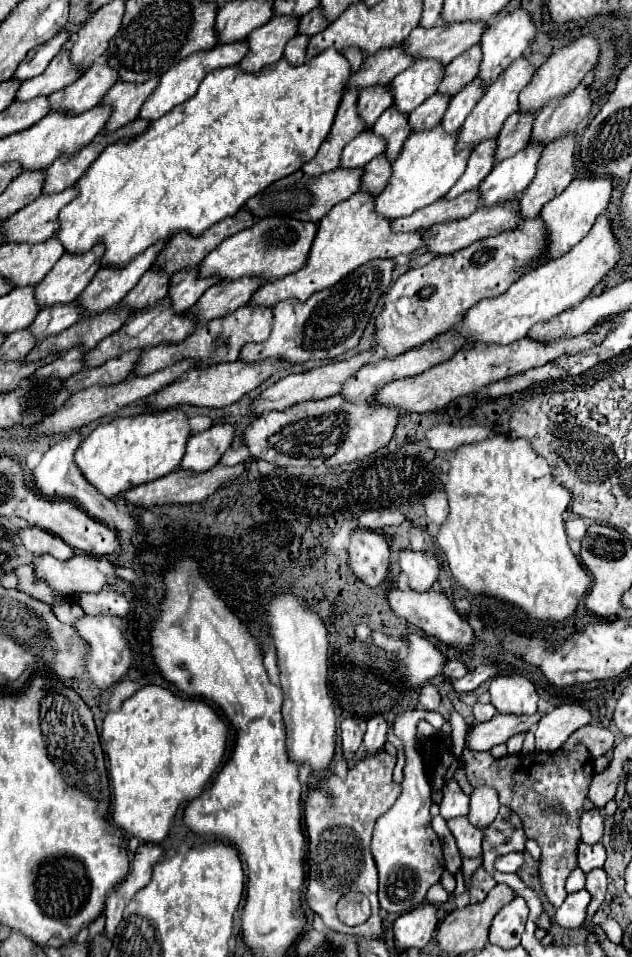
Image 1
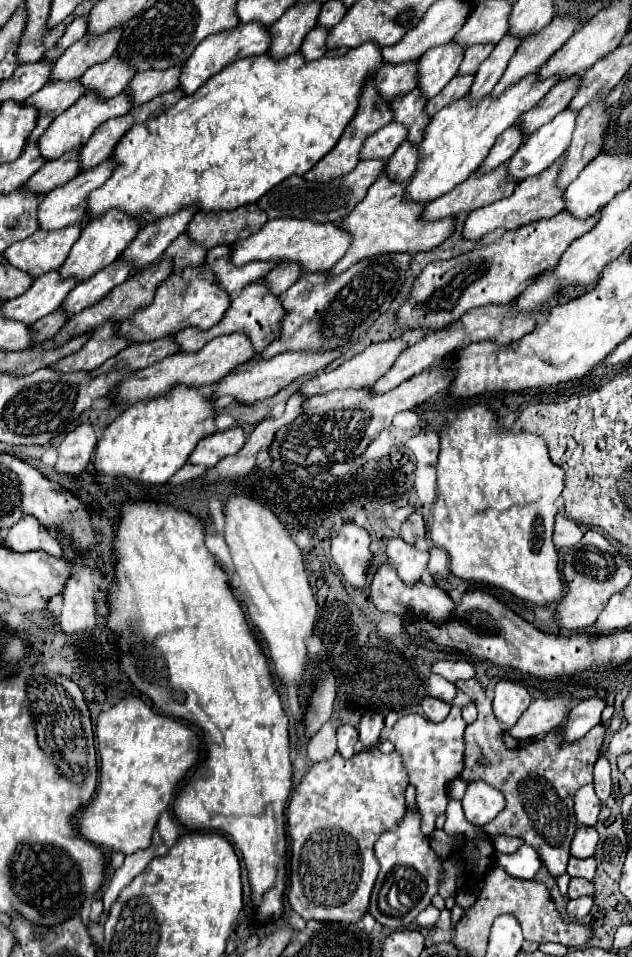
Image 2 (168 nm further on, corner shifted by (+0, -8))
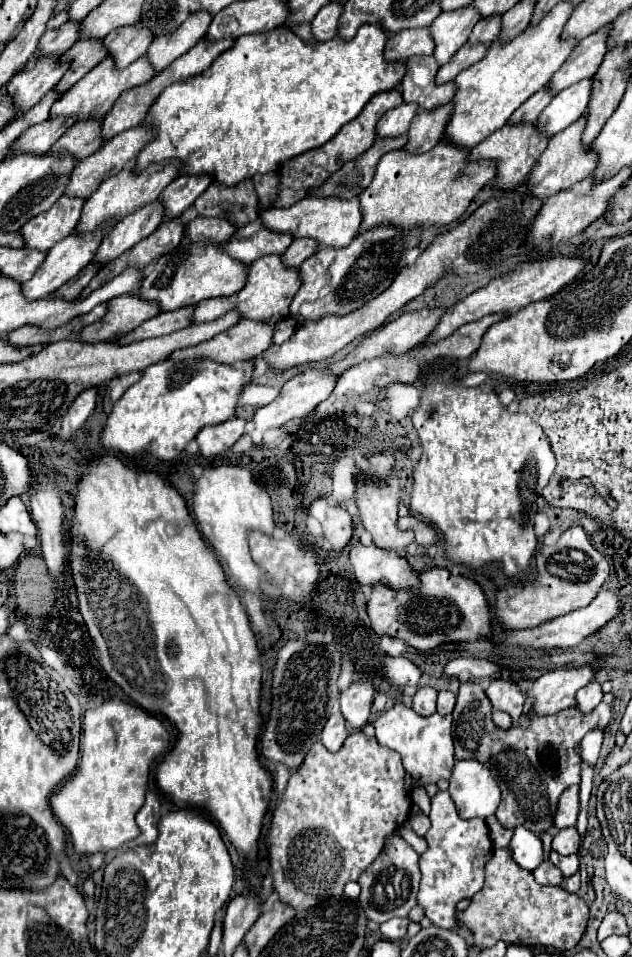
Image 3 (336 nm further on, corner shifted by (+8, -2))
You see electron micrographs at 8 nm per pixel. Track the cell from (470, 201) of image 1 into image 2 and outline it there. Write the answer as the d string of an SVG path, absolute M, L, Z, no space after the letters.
M500 164L486 174L476 170L470 174L470 178L466 178L466 182L458 184L454 190L440 196L438 200L432 200L426 206L424 218L440 220L446 216L456 216L460 212L472 212L510 196L516 186L518 184L514 184L514 180L506 180L506 164Z

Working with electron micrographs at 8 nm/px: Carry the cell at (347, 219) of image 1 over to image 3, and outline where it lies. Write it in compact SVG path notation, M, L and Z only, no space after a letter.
M438 142L426 154L406 154L396 150L386 154L374 172L370 186L360 194L362 224L358 234L364 234L376 226L398 226L398 228L420 228L420 226L448 226L468 208L476 192L490 182L490 166L474 166L462 182L454 182L454 174L462 170L468 150L450 146L448 142Z

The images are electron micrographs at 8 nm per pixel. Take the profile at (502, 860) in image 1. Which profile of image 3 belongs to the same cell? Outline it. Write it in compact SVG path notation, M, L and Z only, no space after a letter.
M518 826L514 830L510 852L514 862L524 870L534 870L542 864L542 840L536 838L528 828Z

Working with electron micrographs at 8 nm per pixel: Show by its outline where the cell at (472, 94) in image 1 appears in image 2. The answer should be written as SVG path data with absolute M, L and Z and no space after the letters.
M506 34L492 50L492 54L484 60L484 64L478 68L474 84L470 88L470 94L474 98L482 98L486 94L492 92L494 84L498 84L498 80L502 78L502 72L506 70L506 64L510 62L510 56L514 56L514 52L518 50L522 40L514 40L514 36Z

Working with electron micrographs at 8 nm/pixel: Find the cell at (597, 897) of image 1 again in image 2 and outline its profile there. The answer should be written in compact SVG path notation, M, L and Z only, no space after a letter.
M572 878L568 884L568 898L578 898L578 896L592 896L594 894L594 884L582 878Z

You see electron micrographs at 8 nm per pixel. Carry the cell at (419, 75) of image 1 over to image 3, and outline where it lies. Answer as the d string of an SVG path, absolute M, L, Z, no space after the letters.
M470 6L450 12L450 14L440 14L432 26L430 26L430 36L434 38L434 58L438 66L444 66L454 52L458 52L470 38L472 28L478 22L478 10L470 10Z

